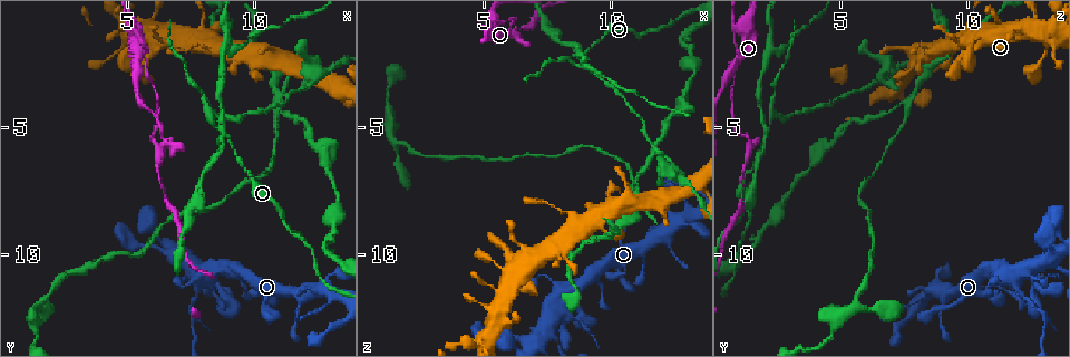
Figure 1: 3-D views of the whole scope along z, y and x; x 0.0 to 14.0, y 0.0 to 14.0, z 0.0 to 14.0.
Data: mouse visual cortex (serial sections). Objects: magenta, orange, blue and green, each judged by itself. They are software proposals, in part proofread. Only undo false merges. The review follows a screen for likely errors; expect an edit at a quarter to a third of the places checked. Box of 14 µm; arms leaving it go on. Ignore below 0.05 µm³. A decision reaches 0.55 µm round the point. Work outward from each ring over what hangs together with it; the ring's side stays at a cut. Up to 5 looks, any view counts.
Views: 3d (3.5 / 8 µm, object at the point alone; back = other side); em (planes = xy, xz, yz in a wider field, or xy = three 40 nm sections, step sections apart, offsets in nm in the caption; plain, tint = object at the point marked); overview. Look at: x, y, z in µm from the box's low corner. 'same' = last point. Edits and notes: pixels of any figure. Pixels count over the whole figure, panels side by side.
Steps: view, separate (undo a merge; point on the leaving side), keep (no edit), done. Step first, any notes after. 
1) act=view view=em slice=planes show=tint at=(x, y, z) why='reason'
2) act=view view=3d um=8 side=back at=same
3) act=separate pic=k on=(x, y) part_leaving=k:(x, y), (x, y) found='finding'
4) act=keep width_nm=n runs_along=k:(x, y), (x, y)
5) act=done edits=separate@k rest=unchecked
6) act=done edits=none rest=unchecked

act=view view=3d um=3.5 at=(7.9, 3.6, 2.4) why='thin neck'

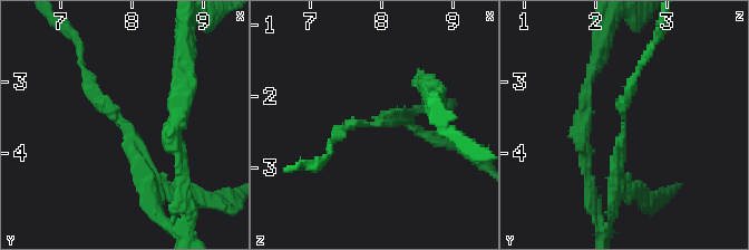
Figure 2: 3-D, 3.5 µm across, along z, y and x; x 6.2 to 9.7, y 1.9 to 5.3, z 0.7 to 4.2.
act=view view=em slice=xy step=5 show=tint at=(7.80, 3.60, 2.40)

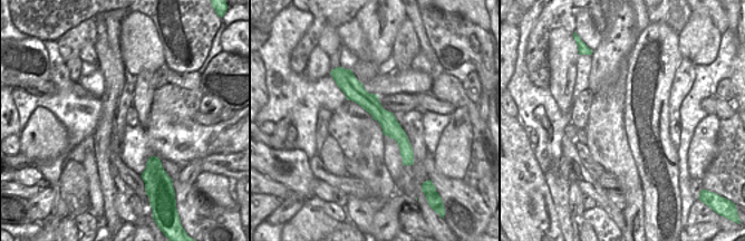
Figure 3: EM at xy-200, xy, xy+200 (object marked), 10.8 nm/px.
act=separate pic=2 on=(146, 156) part_leaving=2:(178, 232), (155, 212), (162, 191) found='a second cell is stuck on'

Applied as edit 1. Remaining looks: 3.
act=view view=overview

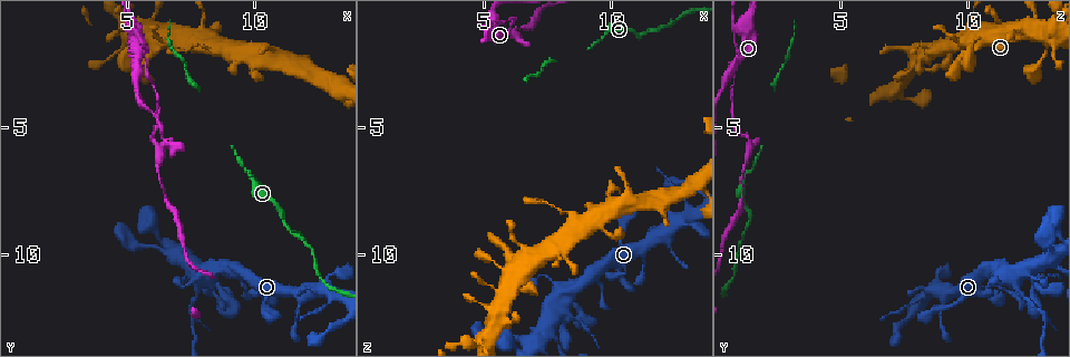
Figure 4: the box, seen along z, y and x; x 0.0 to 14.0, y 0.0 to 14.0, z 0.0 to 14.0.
act=view view=3d um=3.5 at=(5.3, 1.2, 13.2) why='looks like a crossing'

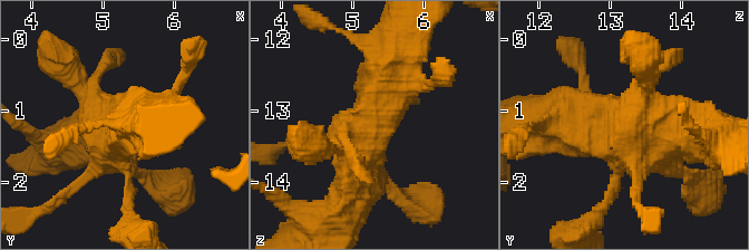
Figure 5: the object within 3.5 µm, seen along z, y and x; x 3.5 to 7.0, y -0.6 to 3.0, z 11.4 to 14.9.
act=view view=em slice=xy step=5 show=tint at=(5.20, 1.10, 13.20)

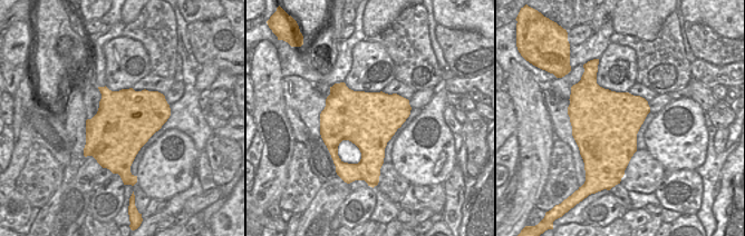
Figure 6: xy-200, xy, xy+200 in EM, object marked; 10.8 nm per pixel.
act=keep runs_along=5:(401, 37), (360, 152) found='continuous, no second cell'

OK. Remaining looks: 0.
act=done edits=separate@2 rest=unchecked

